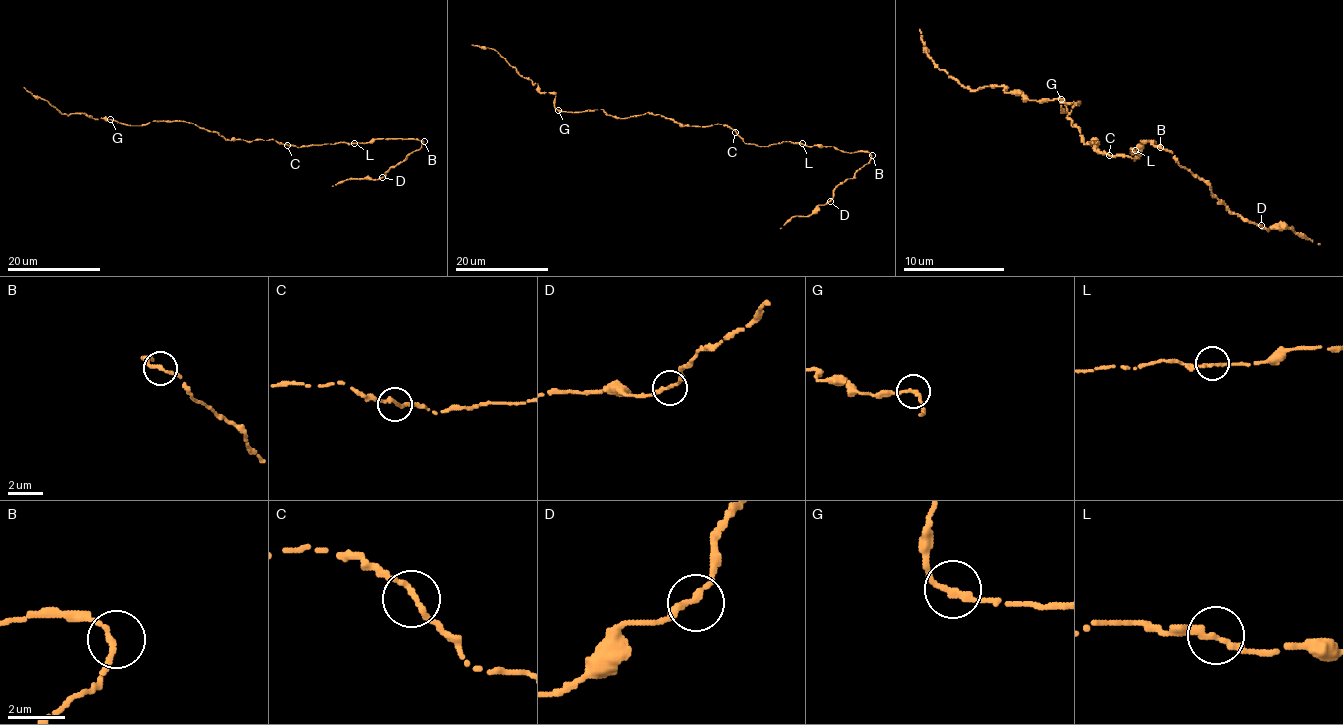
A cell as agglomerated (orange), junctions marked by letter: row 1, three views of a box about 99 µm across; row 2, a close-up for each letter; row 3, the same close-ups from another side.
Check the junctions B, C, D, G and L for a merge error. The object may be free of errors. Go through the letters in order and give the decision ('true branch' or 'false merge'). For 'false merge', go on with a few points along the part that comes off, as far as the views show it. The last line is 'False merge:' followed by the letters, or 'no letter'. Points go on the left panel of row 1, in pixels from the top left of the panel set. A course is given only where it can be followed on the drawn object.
B: true branch
C: true branch
D: true branch
G: true branch
L: true branch
False merge: no letter

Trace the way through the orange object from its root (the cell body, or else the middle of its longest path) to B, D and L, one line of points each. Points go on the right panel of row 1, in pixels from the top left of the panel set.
B: (1092, 142), (1099, 152), (1135, 160), (1140, 155), (1130, 150), (1140, 150), (1140, 140), (1160, 147)
D: (1092, 142), (1135, 160), (1130, 150), (1140, 140), (1155, 140), (1233, 213), (1261, 225)
L: (1092, 142), (1099, 152), (1127, 155), (1135, 160), (1140, 155), (1130, 150), (1135, 152), (1135, 150)

